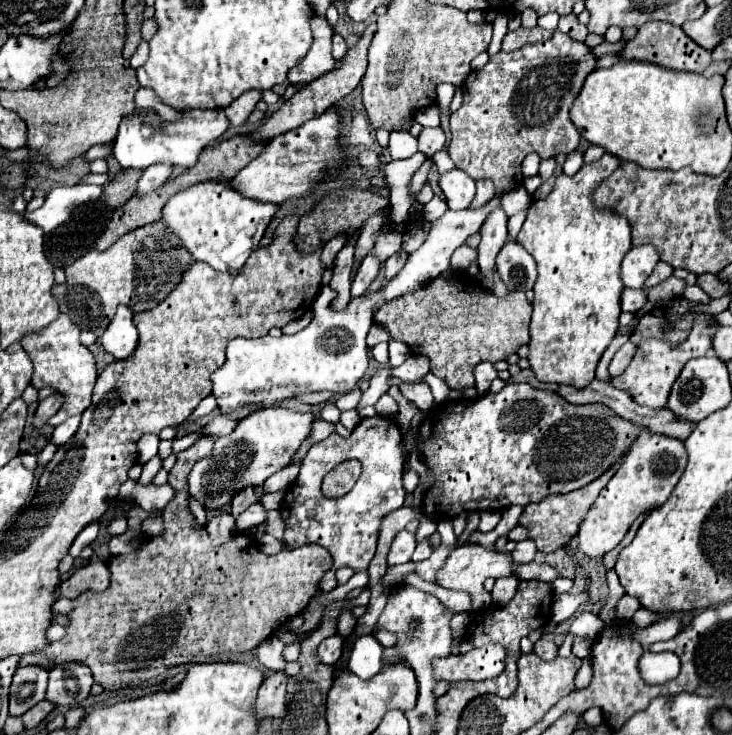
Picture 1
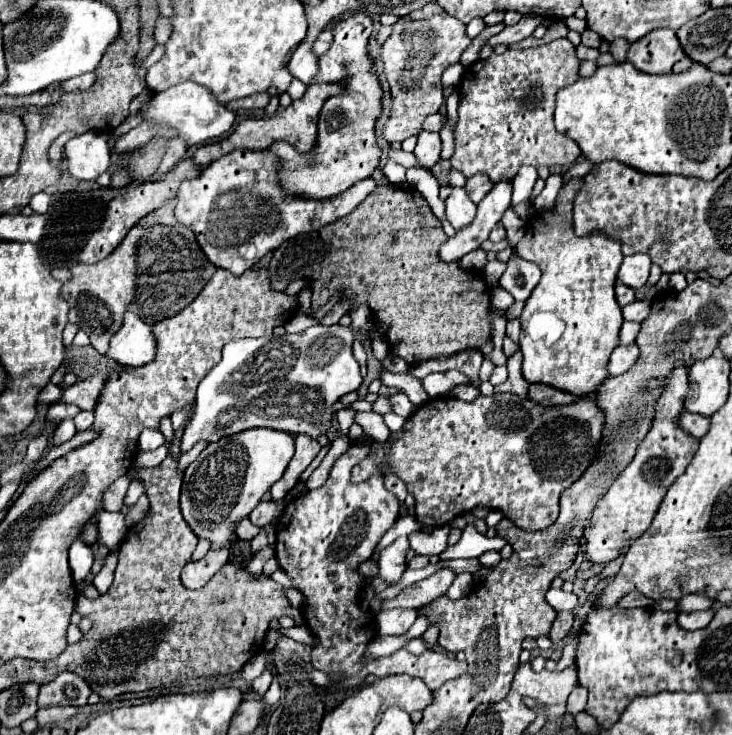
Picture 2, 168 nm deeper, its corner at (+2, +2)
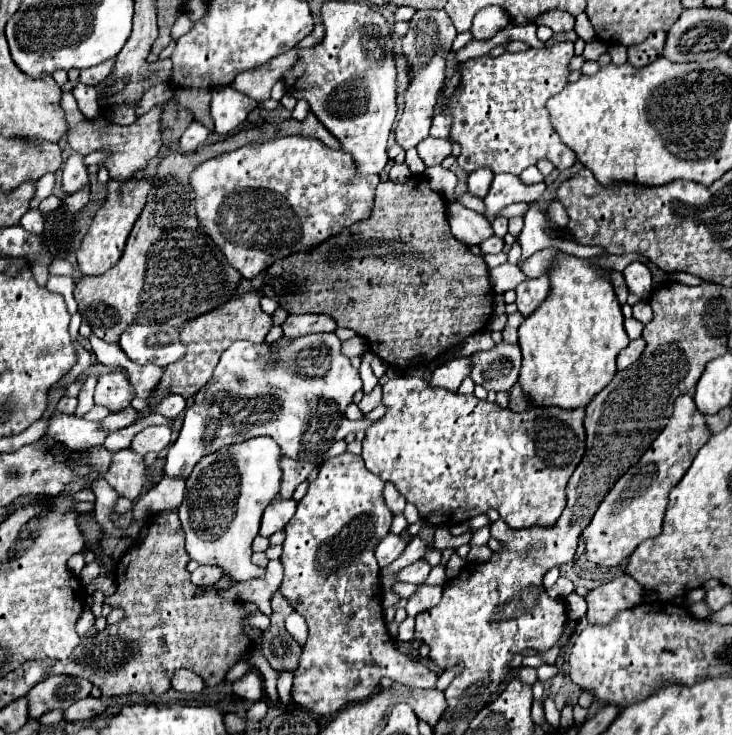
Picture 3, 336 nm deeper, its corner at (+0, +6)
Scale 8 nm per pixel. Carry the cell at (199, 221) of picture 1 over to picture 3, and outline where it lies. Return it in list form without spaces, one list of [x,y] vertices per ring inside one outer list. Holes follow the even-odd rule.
[[[285,136],[241,146],[239,150],[199,164],[191,174],[199,224],[243,278],[255,278],[271,266],[271,262],[295,250],[311,250],[311,246],[327,240],[331,234],[339,234],[339,230],[367,218],[373,208],[377,184],[379,176],[357,176],[353,158],[343,154],[343,150],[331,150],[323,142],[303,136]]]

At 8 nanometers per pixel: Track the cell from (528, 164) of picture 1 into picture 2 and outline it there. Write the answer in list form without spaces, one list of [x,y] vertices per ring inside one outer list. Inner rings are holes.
[[[521,166],[521,170],[513,178],[513,206],[523,200],[529,200],[535,180],[537,180],[537,170],[533,166]]]

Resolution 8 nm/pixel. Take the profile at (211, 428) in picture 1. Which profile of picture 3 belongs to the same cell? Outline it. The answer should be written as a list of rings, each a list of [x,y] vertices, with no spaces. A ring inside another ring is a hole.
[[[163,476],[155,486],[151,486],[133,506],[133,520],[149,518],[159,510],[177,508],[183,500],[185,478],[183,476]]]

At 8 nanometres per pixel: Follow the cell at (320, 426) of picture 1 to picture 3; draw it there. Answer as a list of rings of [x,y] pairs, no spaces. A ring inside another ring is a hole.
[[[283,458],[281,460],[281,470],[283,470],[283,482],[281,482],[281,498],[291,498],[295,488],[307,480],[307,476],[313,470],[313,462],[301,462],[293,458]]]

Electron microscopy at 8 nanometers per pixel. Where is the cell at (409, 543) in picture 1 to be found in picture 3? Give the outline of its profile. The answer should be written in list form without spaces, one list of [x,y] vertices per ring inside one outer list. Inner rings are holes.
[[[387,534],[379,546],[375,548],[375,558],[379,562],[379,566],[387,566],[393,560],[397,560],[407,548],[407,542],[403,540],[403,536],[395,536],[395,534]]]

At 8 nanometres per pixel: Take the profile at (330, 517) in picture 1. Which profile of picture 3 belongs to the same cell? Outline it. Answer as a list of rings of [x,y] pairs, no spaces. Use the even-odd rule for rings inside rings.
[[[343,452],[321,464],[319,476],[309,484],[307,494],[297,504],[297,512],[285,526],[281,554],[285,578],[279,590],[309,624],[309,638],[305,642],[299,668],[295,670],[291,696],[297,704],[309,708],[313,714],[329,716],[341,710],[347,702],[365,700],[373,694],[383,676],[389,676],[393,682],[417,688],[433,688],[439,678],[421,660],[415,662],[409,654],[397,650],[383,620],[383,590],[379,584],[375,546],[389,534],[393,520],[393,514],[383,498],[383,486],[385,482],[381,478],[367,472],[361,456]]]

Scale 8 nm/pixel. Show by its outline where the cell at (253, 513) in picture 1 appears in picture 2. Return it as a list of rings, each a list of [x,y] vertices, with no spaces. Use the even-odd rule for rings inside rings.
[[[261,502],[253,510],[253,514],[249,518],[251,518],[251,522],[255,526],[261,528],[261,526],[267,526],[267,524],[275,524],[277,518],[279,518],[279,514],[281,514],[281,510],[283,510],[283,506],[275,504],[275,502]]]

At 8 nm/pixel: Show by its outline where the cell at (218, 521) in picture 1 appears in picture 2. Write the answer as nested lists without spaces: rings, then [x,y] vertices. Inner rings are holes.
[[[223,548],[223,550],[211,550],[203,560],[187,564],[181,572],[183,586],[193,590],[202,588],[209,578],[213,578],[221,570],[221,566],[225,566],[227,560],[229,560],[229,550]]]

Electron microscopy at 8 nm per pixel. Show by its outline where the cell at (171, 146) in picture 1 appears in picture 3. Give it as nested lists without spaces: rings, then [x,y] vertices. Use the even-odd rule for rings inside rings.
[[[233,86],[213,88],[209,110],[211,110],[213,124],[215,124],[215,132],[229,134],[229,132],[237,130],[247,120],[247,114],[255,106],[259,106],[259,104],[255,100],[247,98],[245,94],[237,92]]]

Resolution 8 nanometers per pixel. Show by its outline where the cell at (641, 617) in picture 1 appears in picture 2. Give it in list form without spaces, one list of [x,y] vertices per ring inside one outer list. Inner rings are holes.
[[[689,594],[679,600],[679,612],[697,612],[697,610],[709,610],[715,602],[703,594]]]

